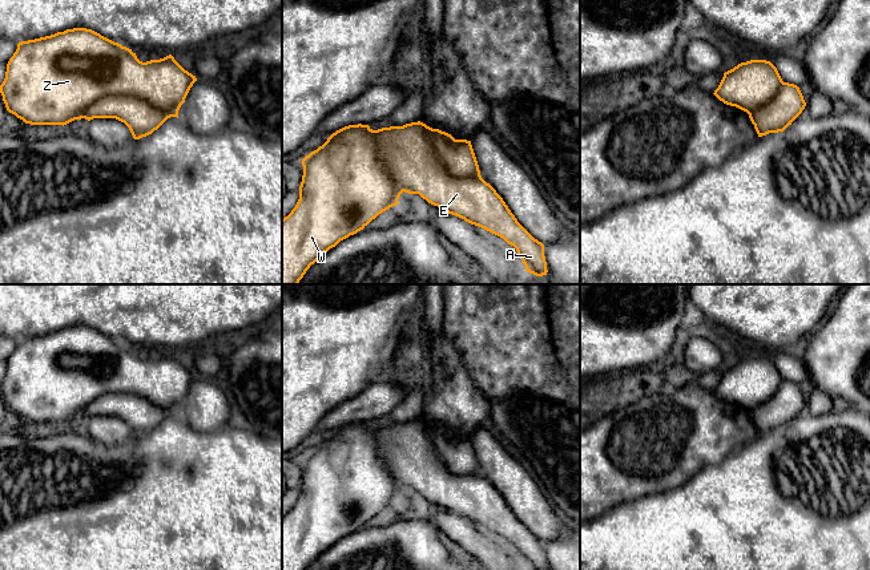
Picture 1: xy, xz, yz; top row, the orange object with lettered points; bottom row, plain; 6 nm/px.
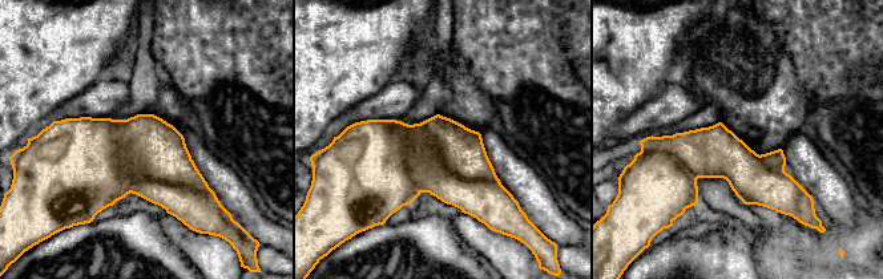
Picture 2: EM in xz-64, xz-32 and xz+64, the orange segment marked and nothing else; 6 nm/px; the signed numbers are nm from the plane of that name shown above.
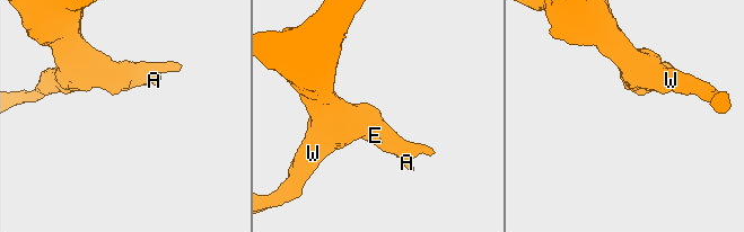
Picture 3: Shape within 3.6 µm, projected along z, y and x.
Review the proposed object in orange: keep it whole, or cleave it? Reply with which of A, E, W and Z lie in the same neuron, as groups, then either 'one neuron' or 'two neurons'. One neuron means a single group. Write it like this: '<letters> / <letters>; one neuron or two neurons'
A E / W Z; two neurons

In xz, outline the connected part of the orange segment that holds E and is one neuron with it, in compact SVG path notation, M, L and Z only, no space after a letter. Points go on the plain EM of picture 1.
M418 420L378 427L375 442L379 454L402 489L419 492L428 501L446 508L448 512L503 535L516 546L527 570L548 570L544 542L517 520L503 496L483 476L450 473Z

